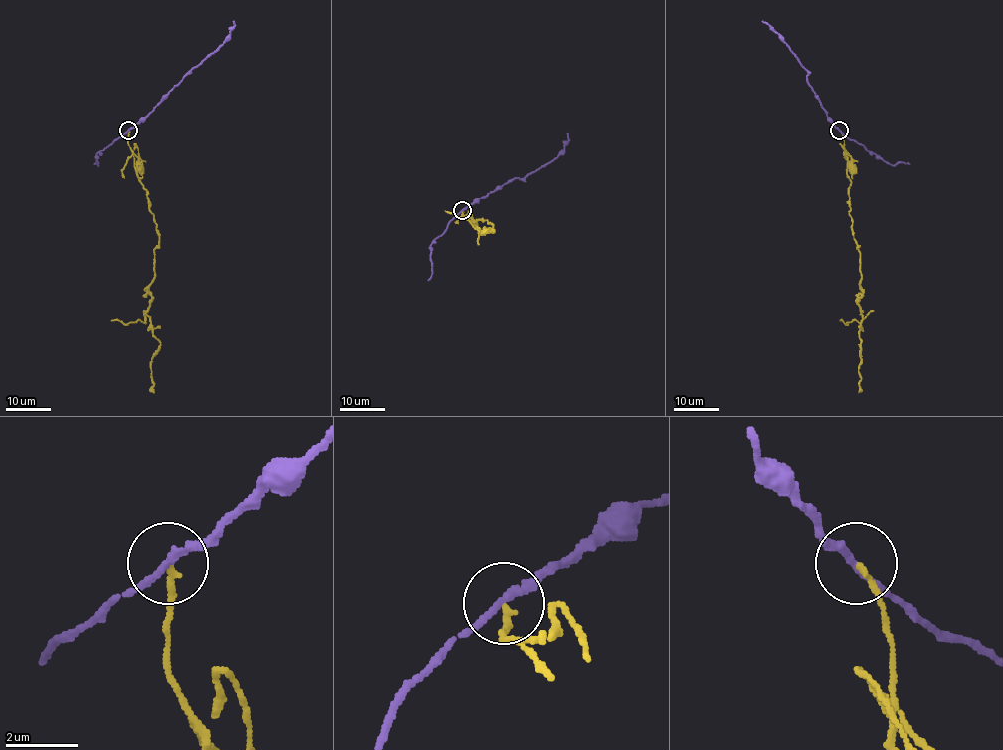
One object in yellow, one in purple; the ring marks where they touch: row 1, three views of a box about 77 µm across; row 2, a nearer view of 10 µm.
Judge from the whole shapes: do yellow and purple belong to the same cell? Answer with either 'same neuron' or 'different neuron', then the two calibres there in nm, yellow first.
different neuron | 150/200 nm

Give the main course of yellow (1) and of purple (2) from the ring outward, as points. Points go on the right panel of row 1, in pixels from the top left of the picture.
1: (839, 130), (850, 183), (852, 230), (859, 250), (862, 289), (858, 306), (862, 318), (858, 374), (862, 391)
2: (839, 130), (827, 116), (808, 82), (808, 71), (790, 47), (761, 21)

